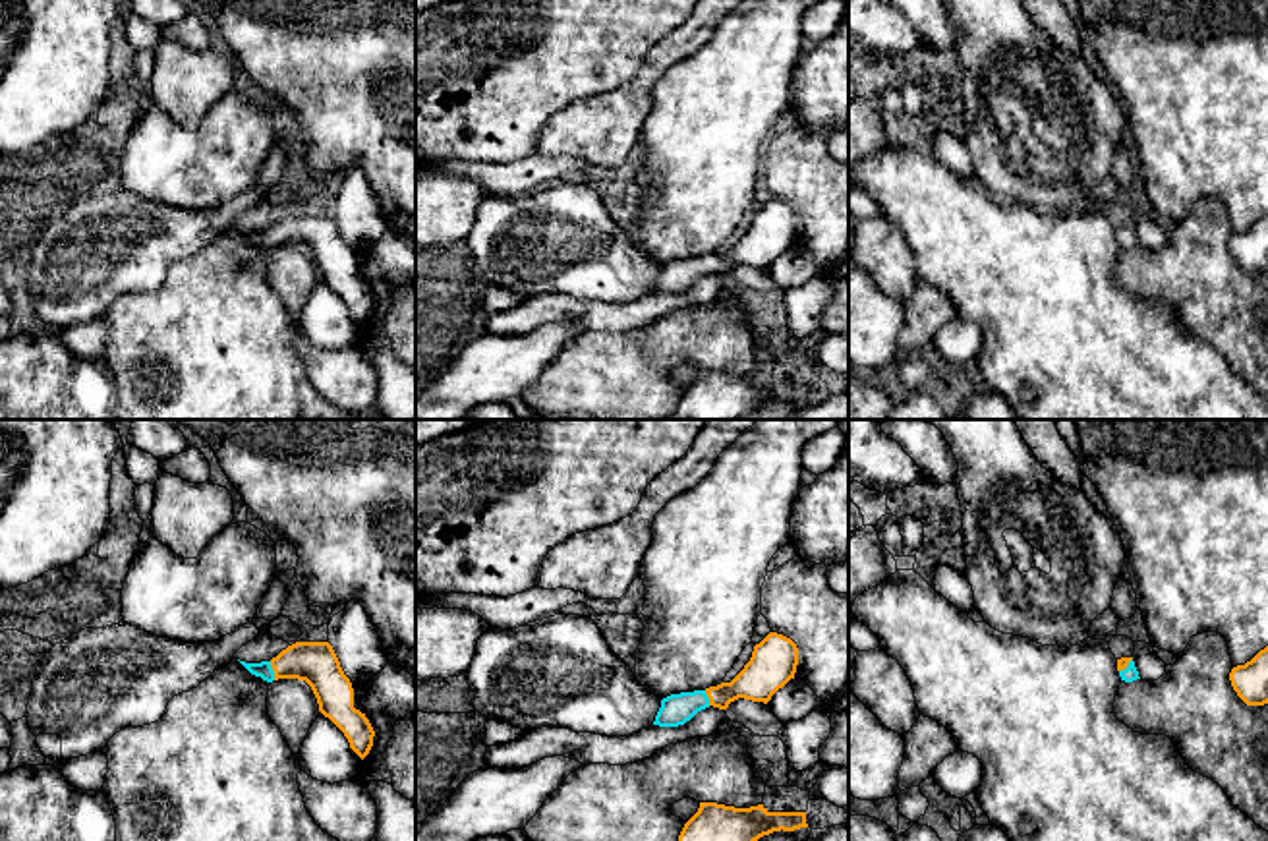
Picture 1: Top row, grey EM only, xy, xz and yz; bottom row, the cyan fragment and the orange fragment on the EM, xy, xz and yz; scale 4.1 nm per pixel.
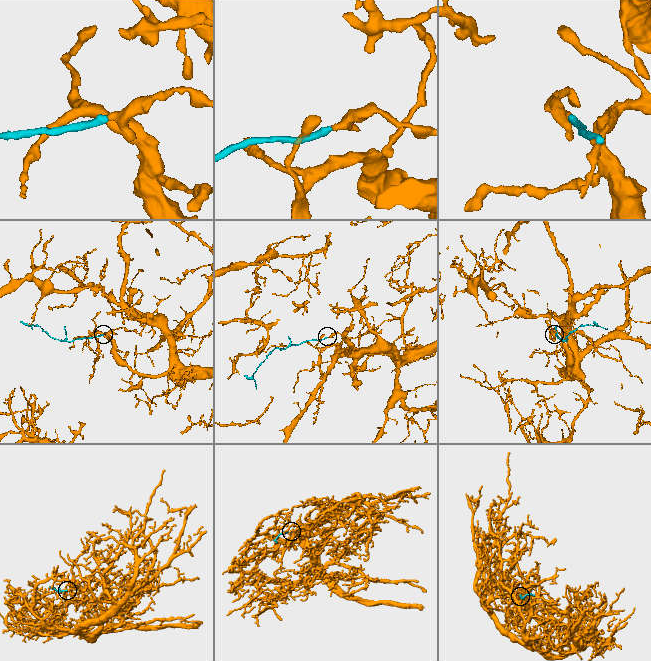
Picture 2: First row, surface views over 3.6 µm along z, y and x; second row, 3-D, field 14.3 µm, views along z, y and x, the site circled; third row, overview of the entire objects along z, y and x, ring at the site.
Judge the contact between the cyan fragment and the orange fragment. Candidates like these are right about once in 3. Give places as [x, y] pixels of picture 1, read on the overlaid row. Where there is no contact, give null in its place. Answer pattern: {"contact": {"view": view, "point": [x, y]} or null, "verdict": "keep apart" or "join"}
{"contact": {"view": "xy", "point": [273, 671]}, "verdict": "join"}

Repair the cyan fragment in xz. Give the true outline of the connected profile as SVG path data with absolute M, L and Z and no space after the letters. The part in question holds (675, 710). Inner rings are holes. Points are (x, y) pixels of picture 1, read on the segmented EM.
M769 632L754 646L750 661L731 682L663 698L653 725L678 727L709 706L727 710L738 698L767 704L779 688L794 679L796 665L796 644L783 634Z

